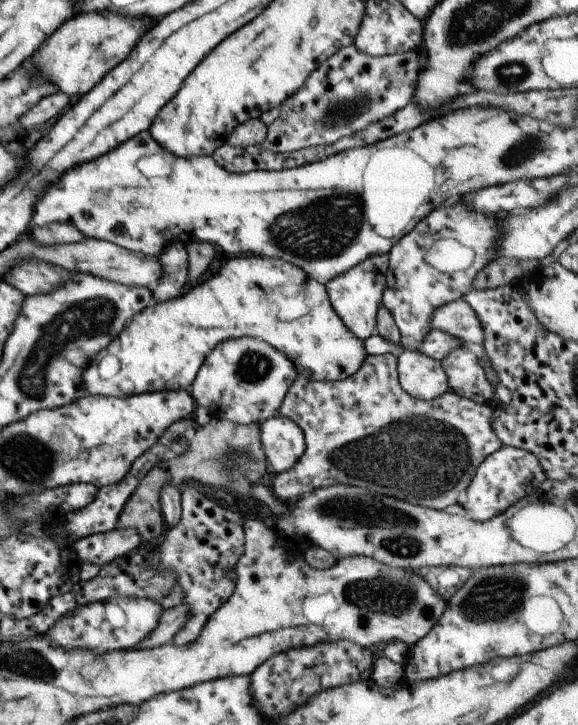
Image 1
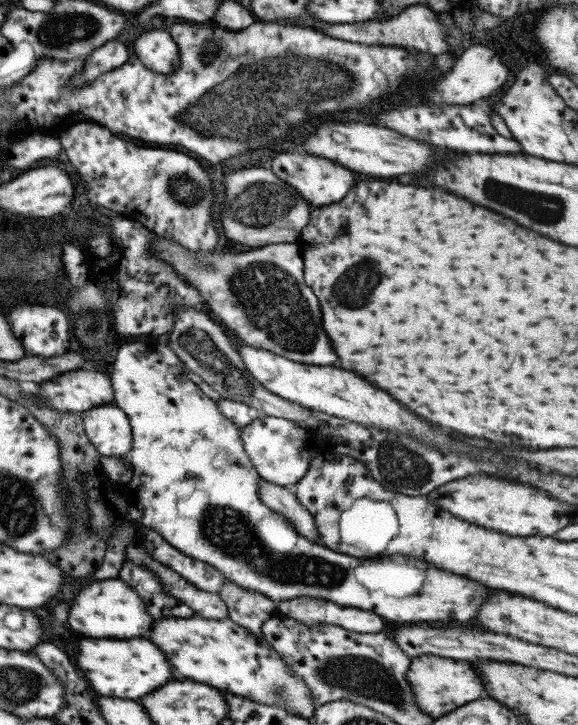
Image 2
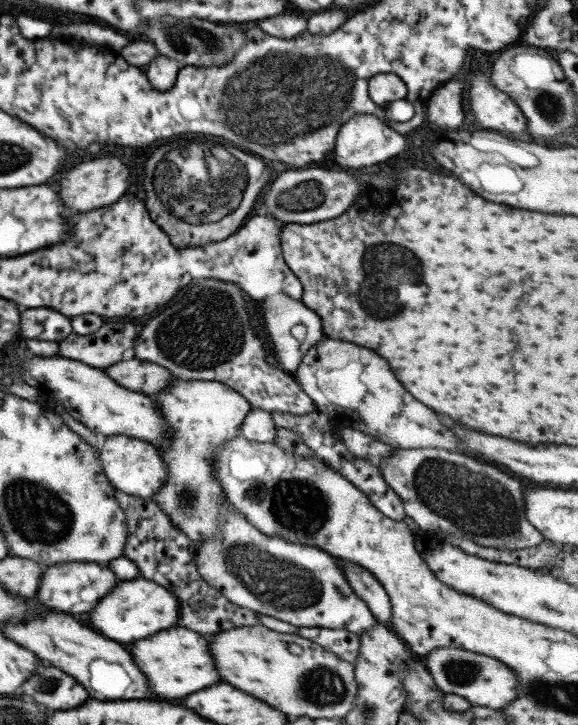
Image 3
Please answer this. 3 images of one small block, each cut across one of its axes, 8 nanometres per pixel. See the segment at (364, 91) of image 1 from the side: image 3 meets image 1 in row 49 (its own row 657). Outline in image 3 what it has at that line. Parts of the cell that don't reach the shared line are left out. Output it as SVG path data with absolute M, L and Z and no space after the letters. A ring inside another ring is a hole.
M315 627L297 628L295 634L319 644L340 660L345 660L351 665L354 665L356 656L359 655L359 636L346 630Z

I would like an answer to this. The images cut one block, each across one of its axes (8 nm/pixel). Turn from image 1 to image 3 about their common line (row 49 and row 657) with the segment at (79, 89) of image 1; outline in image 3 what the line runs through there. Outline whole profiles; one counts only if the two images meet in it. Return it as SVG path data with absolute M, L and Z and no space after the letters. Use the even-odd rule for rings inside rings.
M47 614L39 620L31 618L29 622L19 622L19 624L3 624L1 626L1 632L9 638L9 640L15 640L15 644L27 648L27 650L33 650L37 658L41 660L47 660L51 666L63 670L65 674L73 676L77 682L83 684L83 688L87 690L89 698L97 698L97 700L105 700L105 696L101 696L99 692L91 690L89 688L89 662L91 660L107 660L107 662L113 662L113 664L119 664L123 666L125 674L129 676L131 684L125 688L125 696L131 696L135 700L139 698L149 698L149 688L147 688L147 678L143 674L139 674L137 666L133 664L133 660L129 658L129 652L125 648L121 648L121 644L115 644L113 640L107 640L103 636L97 636L93 634L89 628L81 626L79 622L75 622L71 616L67 614Z

